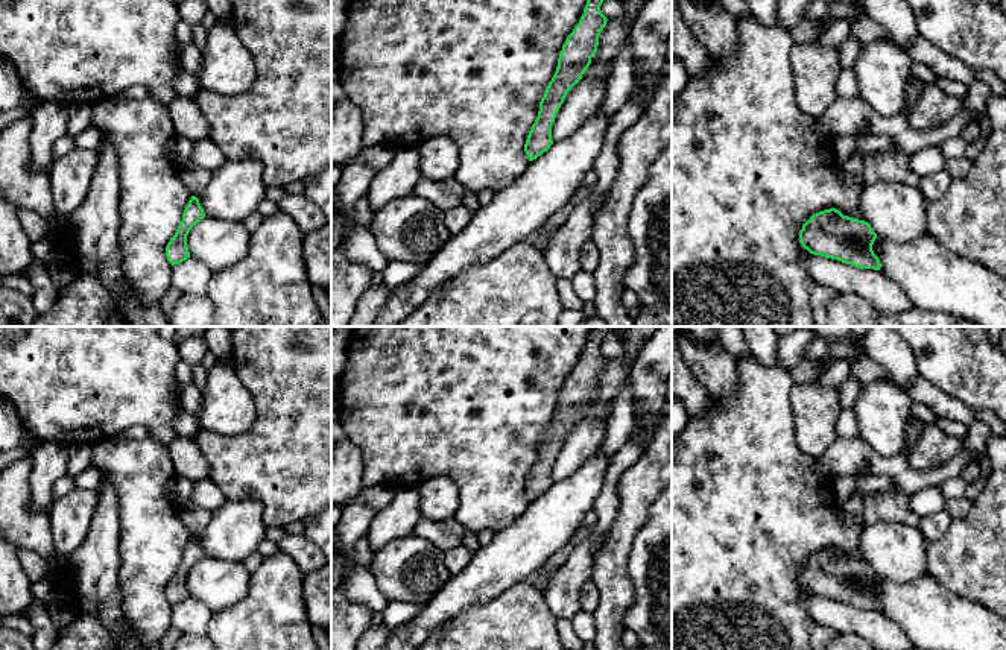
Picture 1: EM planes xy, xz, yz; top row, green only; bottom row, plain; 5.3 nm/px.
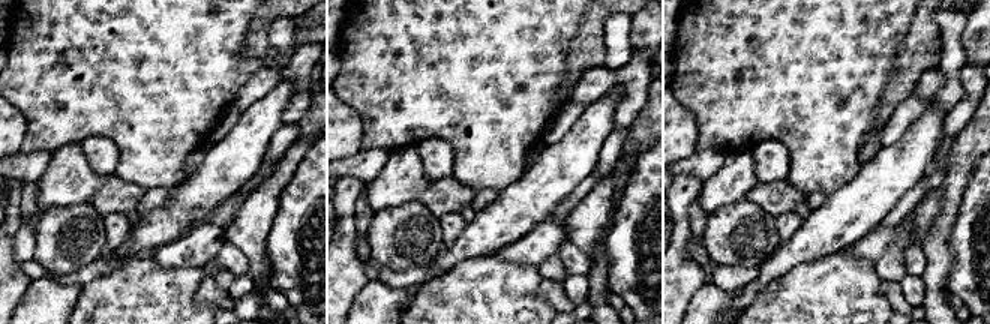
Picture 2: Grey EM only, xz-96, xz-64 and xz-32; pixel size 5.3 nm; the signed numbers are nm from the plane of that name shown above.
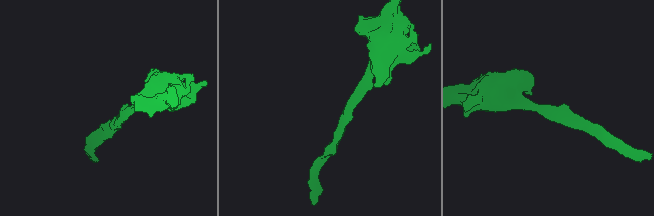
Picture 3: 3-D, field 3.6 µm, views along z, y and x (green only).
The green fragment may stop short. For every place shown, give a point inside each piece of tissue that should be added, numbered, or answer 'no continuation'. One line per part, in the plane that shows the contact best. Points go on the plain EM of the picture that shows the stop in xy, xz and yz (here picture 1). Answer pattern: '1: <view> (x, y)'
no continuation

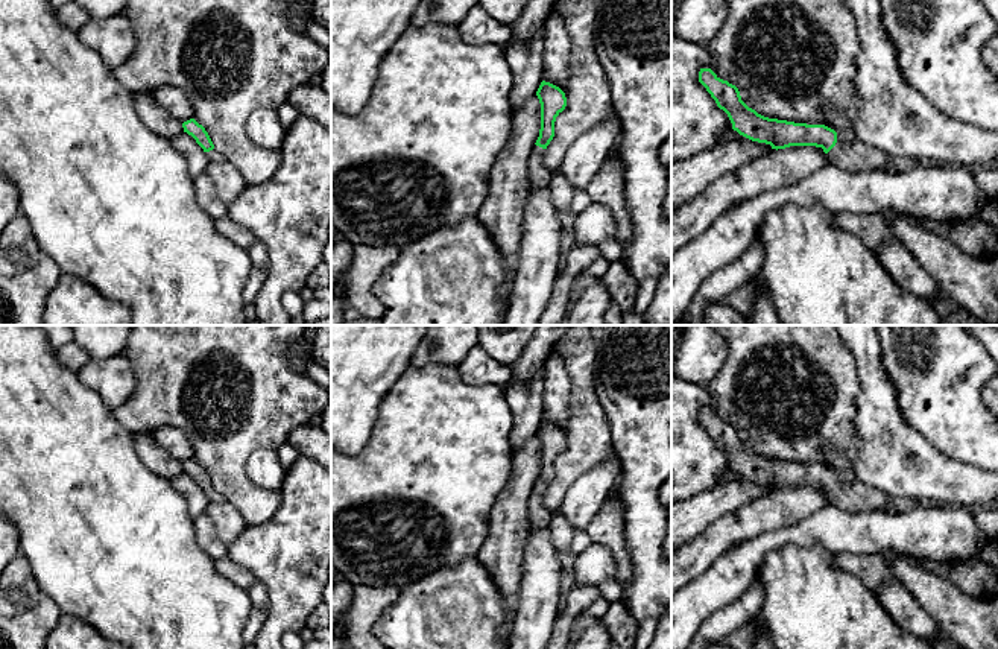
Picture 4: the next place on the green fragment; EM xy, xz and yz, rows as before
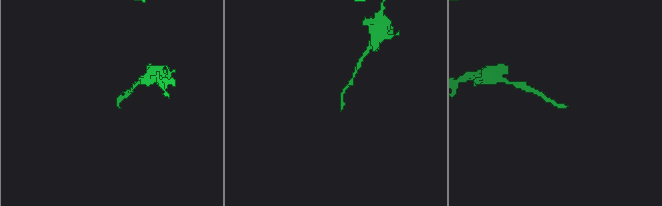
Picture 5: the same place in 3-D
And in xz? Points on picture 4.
1: xz (540, 516)

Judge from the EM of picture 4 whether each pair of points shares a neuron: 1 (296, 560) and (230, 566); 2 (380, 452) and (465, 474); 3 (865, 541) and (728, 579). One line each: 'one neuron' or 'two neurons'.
1: two neurons
2: one neuron
3: one neuron

